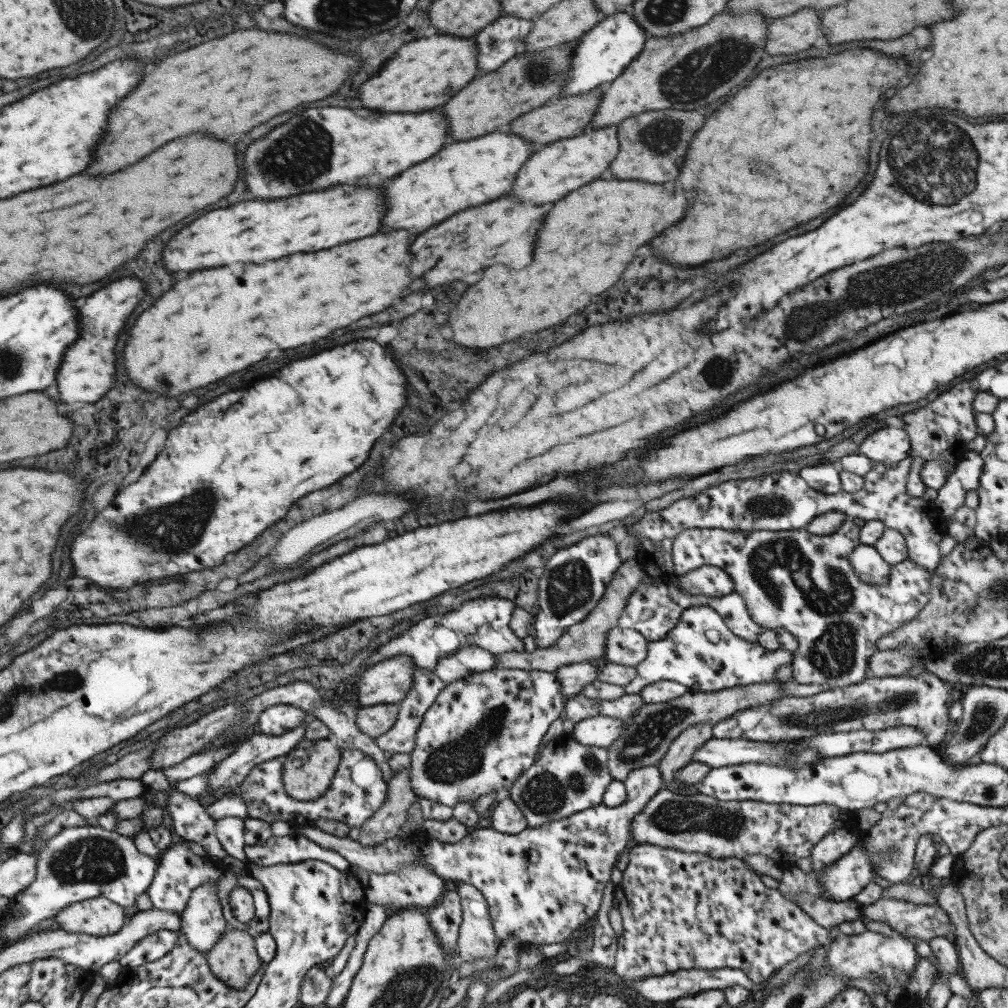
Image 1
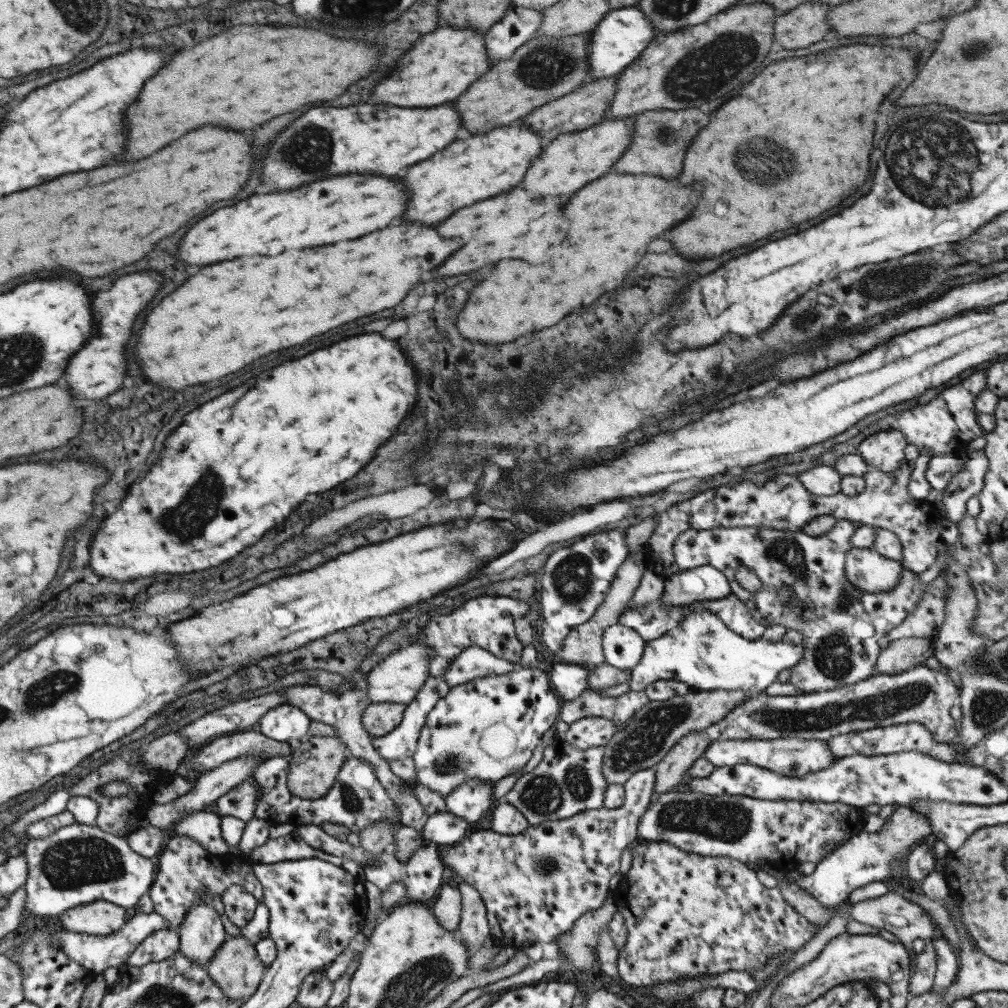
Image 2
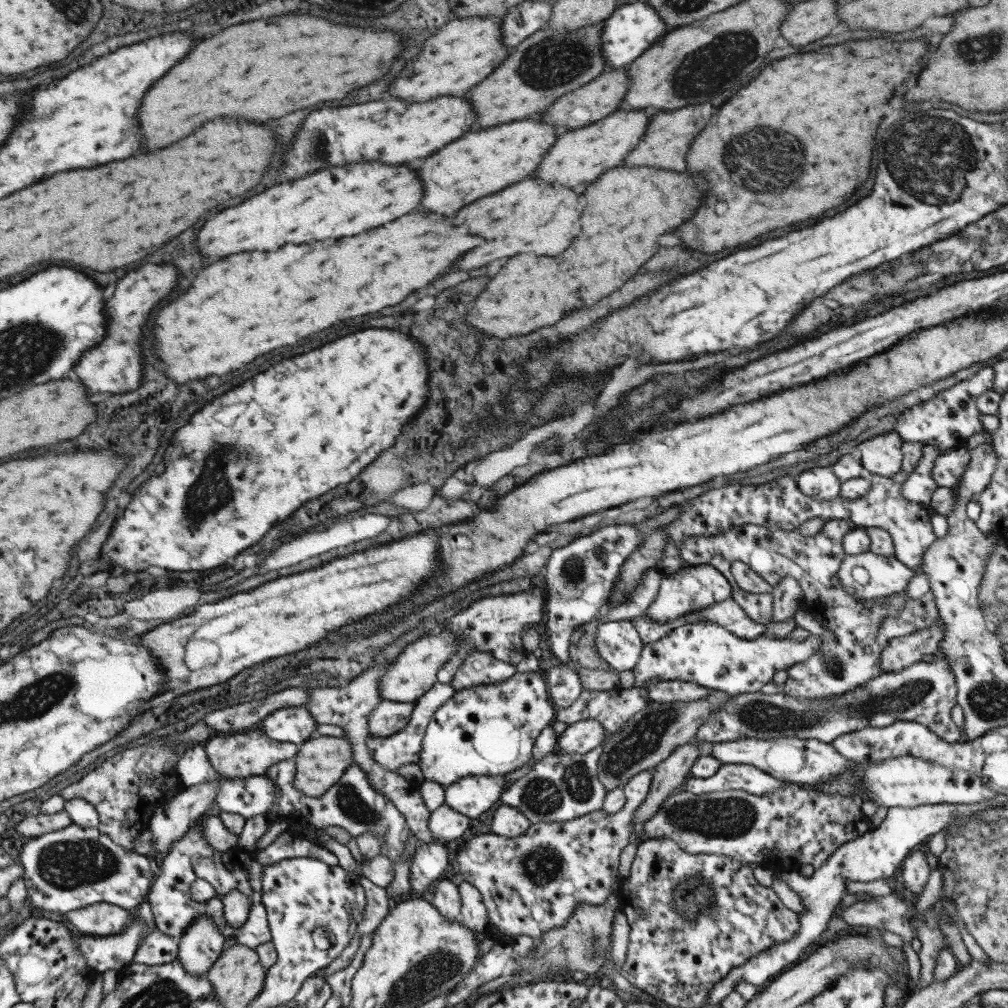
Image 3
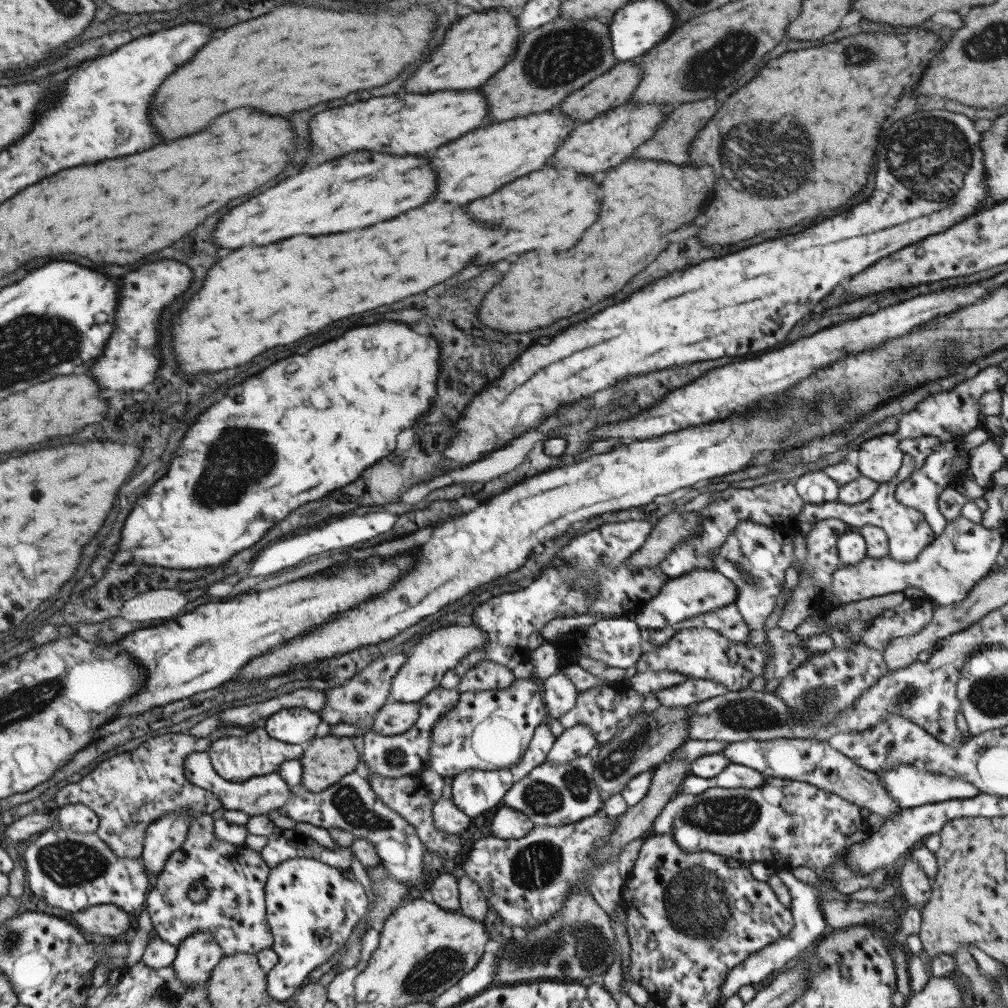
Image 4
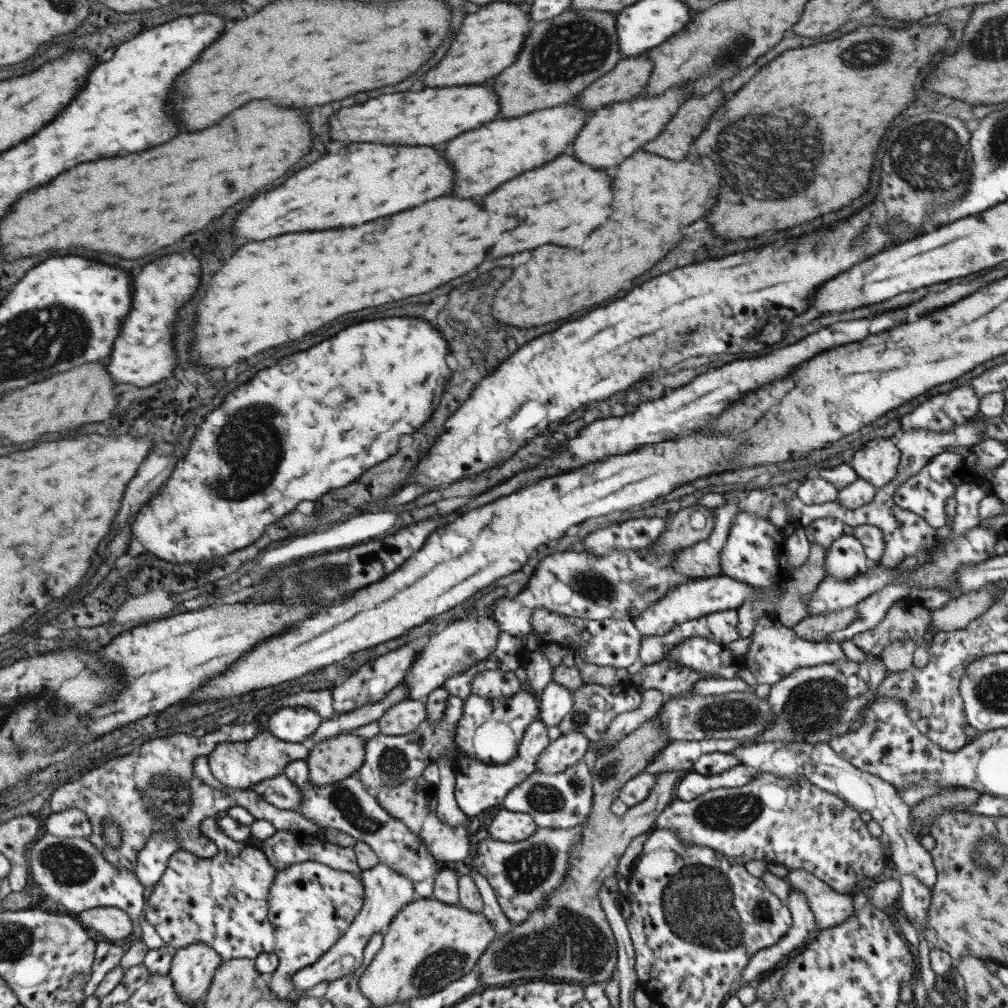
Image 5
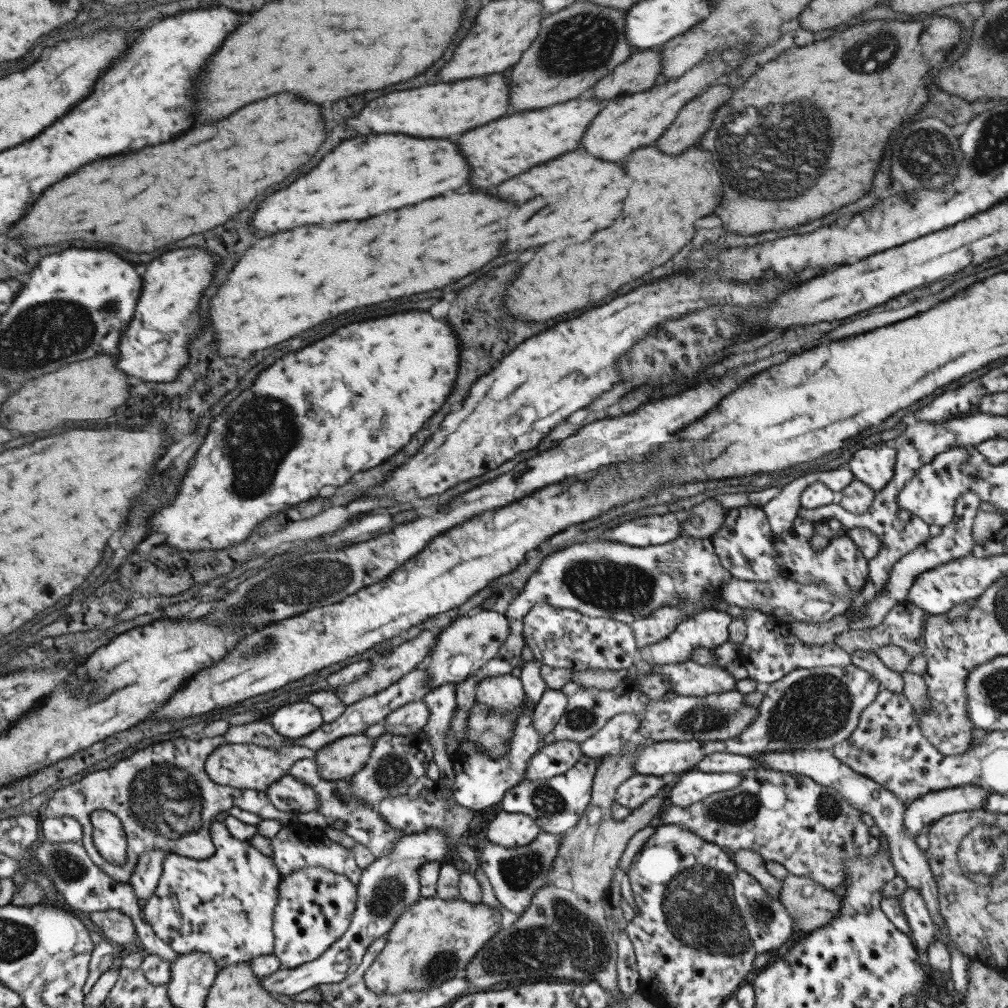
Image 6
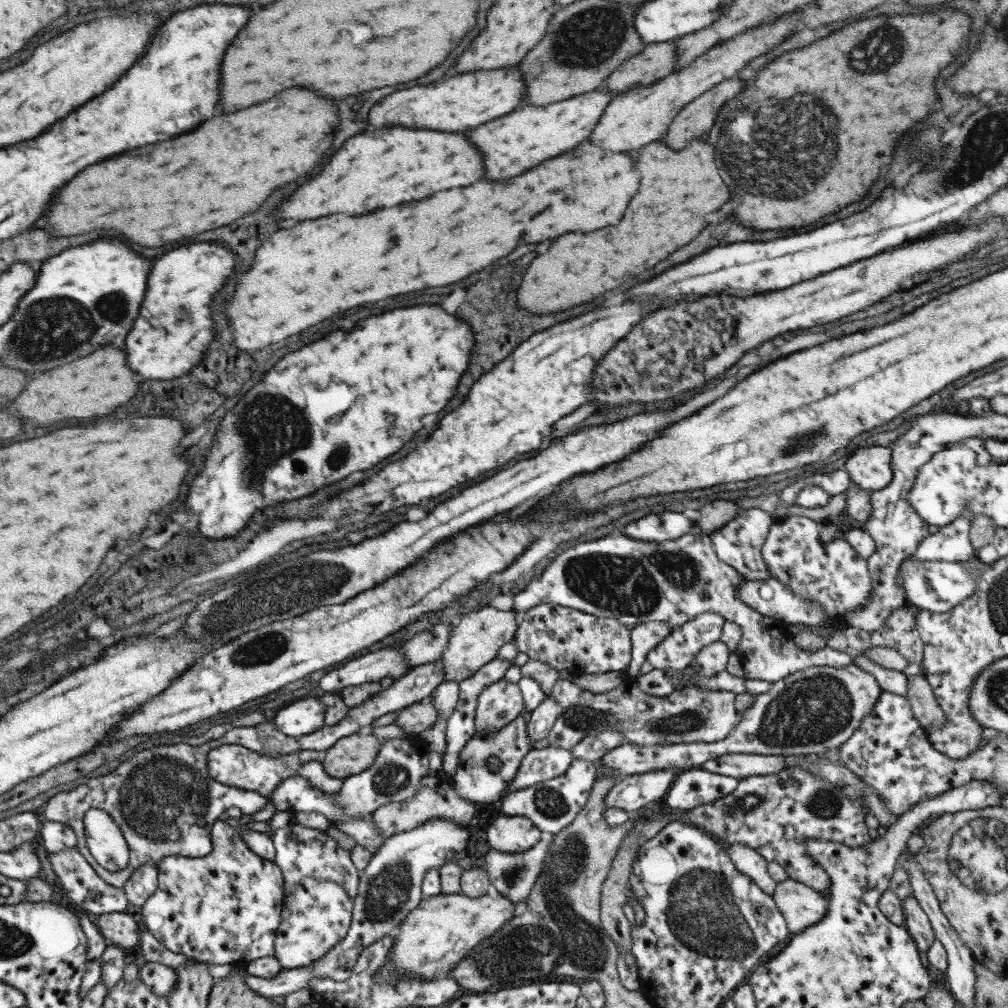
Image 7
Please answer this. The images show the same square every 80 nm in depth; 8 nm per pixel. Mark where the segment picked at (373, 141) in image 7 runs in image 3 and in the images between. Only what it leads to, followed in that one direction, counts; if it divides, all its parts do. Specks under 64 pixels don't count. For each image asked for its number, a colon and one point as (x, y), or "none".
3: (336, 202)
4: (360, 188)
5: (361, 182)
6: (368, 175)

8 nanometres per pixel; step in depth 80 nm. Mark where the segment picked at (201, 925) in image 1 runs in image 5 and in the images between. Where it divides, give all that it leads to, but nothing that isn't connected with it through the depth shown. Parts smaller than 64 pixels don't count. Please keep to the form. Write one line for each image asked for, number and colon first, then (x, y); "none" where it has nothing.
2: (200, 934)
3: (199, 945)
4: (196, 956)
5: (191, 969)

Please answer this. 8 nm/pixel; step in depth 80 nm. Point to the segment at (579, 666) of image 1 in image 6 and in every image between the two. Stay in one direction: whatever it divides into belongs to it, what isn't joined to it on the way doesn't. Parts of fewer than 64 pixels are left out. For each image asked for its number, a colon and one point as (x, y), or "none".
2: (567, 680)
3: (563, 683)
4: (558, 694)
5: (554, 701)
6: (544, 714)

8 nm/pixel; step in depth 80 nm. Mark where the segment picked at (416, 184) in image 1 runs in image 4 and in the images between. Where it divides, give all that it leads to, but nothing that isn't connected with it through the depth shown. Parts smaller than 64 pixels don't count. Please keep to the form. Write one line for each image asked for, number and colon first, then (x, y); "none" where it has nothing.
2: (466, 171)
3: (480, 163)
4: (474, 165)

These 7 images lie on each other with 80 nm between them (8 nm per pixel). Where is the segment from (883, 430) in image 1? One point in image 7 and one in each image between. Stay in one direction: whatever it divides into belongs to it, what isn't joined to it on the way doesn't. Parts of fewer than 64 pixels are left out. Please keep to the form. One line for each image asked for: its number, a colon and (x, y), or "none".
2: (883, 450)
3: (881, 455)
4: (878, 458)
5: (875, 463)
6: (874, 467)
7: (869, 468)

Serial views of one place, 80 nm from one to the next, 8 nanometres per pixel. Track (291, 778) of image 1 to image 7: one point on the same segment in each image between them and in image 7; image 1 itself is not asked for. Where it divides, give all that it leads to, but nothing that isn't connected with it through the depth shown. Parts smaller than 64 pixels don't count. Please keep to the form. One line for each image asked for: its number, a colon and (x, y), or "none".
2: (313, 764)
3: (320, 761)
4: (329, 758)
5: (333, 759)
6: (341, 759)
7: (352, 754)

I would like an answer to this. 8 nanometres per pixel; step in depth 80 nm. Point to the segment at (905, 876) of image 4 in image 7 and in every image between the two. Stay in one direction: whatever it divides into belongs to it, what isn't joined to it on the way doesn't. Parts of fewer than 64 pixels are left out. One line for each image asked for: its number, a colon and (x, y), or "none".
5: (914, 897)
6: (923, 932)
7: (916, 922)

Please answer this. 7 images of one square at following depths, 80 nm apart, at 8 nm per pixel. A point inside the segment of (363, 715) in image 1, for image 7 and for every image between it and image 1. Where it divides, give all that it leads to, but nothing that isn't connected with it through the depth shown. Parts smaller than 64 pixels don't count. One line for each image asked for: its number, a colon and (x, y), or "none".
2: (377, 719)
3: (388, 717)
4: (394, 717)
5: (405, 716)
6: (410, 718)
7: (417, 717)

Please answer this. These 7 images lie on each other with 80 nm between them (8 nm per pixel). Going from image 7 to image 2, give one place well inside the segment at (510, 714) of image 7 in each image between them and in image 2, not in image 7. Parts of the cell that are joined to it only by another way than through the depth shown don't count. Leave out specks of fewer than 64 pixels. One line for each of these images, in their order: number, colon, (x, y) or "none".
2: (473, 662)
3: (479, 667)
4: (486, 675)
5: (495, 683)
6: (503, 693)

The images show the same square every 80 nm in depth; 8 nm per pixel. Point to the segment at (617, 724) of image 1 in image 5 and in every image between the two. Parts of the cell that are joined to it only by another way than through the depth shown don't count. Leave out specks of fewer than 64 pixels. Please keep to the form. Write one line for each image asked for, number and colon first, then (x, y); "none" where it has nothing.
2: (587, 732)
3: (580, 737)
4: (576, 741)
5: (566, 749)

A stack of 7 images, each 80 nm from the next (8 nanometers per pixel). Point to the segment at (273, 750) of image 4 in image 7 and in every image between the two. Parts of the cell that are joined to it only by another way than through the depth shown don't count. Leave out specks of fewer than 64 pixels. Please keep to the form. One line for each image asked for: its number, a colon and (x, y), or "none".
5: (238, 765)
6: (245, 766)
7: (233, 765)

